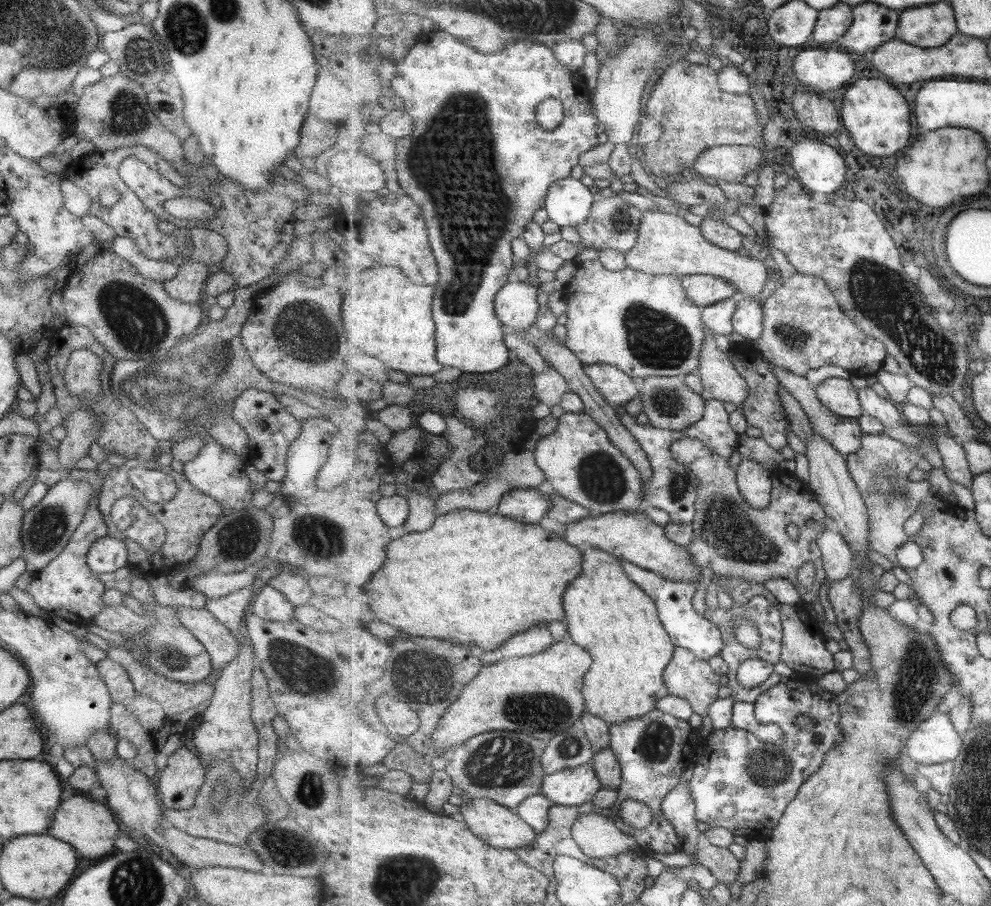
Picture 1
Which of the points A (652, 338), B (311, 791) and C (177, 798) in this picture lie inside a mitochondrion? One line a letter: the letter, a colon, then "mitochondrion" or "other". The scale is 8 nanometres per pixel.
A: mitochondrion
B: mitochondrion
C: other

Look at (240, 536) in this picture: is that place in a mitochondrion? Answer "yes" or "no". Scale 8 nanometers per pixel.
yes

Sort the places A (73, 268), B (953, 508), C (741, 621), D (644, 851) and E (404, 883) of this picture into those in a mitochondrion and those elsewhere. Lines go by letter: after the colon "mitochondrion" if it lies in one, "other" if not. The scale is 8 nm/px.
A: other
B: other
C: other
D: other
E: mitochondrion

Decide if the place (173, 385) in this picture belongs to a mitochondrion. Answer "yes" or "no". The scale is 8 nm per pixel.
yes

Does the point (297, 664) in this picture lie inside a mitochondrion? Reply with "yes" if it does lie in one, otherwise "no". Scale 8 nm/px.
yes

